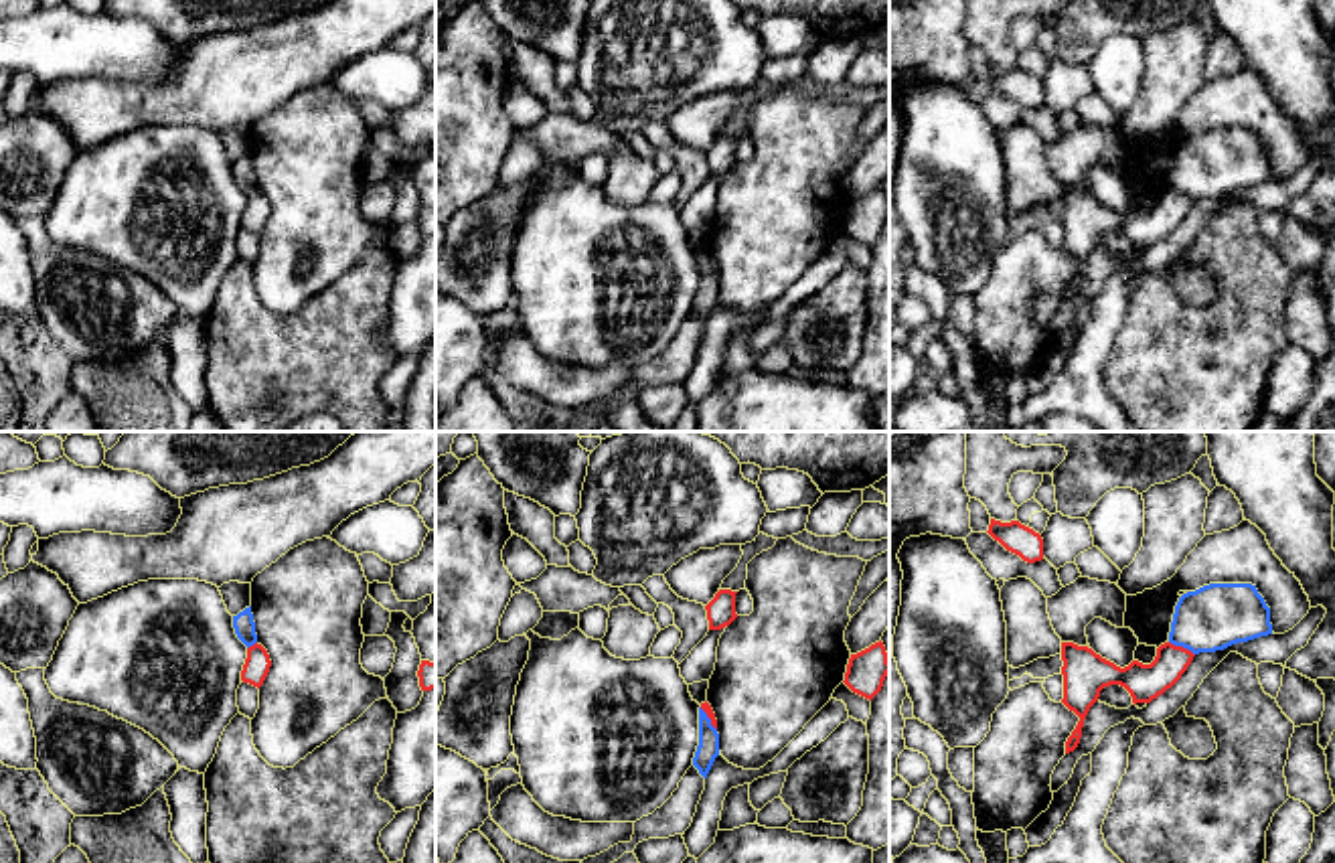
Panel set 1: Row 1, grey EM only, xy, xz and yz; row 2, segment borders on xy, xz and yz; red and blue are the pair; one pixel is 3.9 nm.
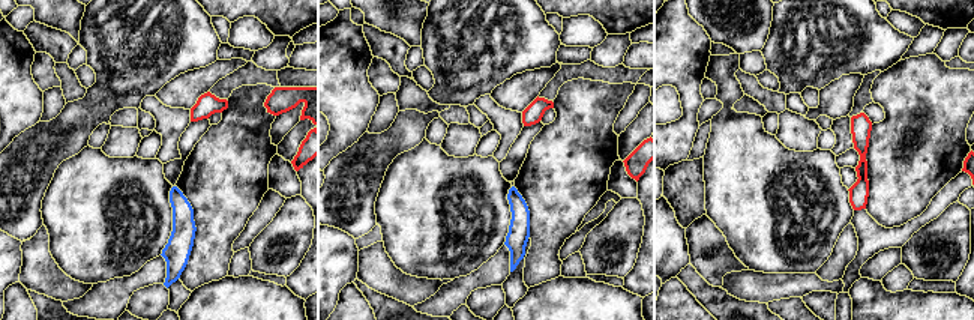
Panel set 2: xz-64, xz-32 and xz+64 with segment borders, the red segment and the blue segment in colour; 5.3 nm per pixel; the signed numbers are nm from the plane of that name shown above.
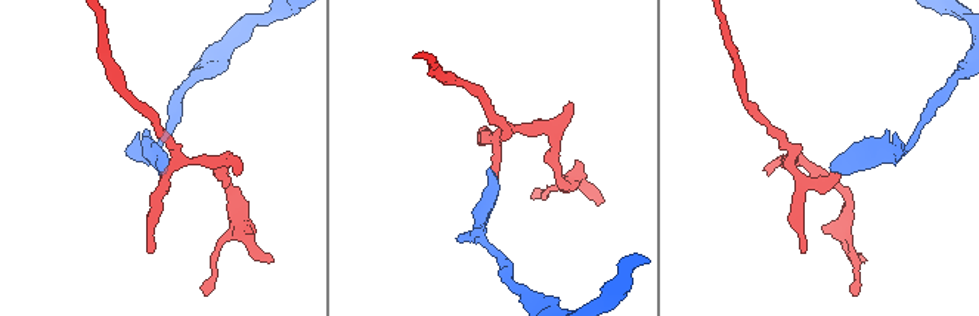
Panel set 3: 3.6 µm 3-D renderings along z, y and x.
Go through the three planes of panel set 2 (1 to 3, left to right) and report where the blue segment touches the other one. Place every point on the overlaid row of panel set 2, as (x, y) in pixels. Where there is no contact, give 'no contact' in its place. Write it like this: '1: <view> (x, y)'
1: no contact
2: no contact
3: no contact

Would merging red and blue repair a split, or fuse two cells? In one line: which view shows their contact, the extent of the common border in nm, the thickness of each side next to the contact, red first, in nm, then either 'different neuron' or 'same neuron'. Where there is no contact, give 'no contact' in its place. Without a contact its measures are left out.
yz | 120 nm | 140/260 nm | different neuron

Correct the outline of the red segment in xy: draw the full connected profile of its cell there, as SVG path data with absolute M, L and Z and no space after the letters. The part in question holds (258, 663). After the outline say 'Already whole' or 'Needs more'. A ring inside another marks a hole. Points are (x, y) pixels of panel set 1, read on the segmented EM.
M255 642L253 646L247 648L241 681L259 689L269 673L269 666L271 660L267 650Z. Already whole

